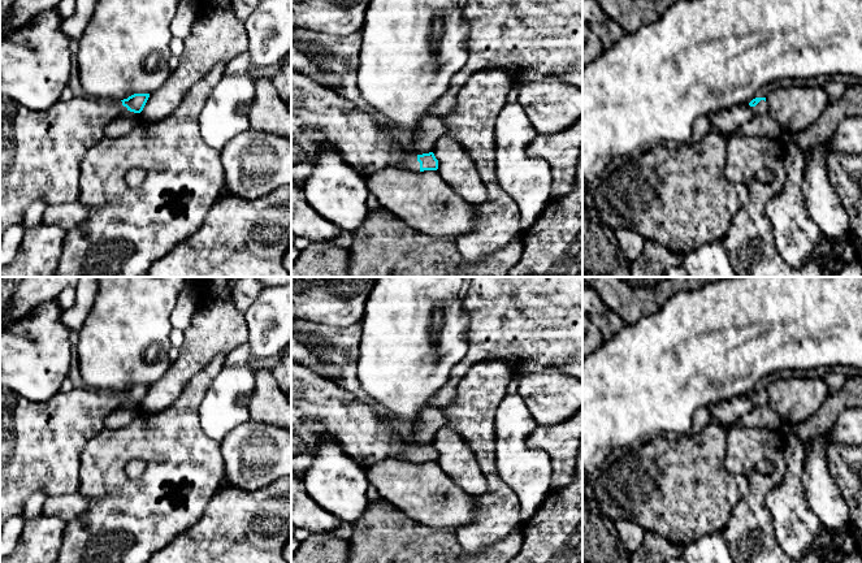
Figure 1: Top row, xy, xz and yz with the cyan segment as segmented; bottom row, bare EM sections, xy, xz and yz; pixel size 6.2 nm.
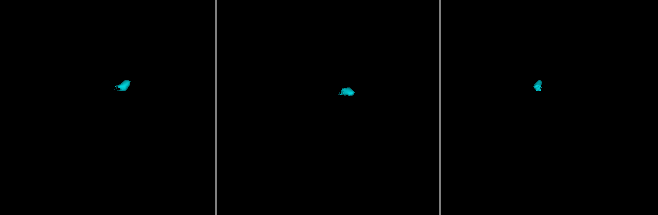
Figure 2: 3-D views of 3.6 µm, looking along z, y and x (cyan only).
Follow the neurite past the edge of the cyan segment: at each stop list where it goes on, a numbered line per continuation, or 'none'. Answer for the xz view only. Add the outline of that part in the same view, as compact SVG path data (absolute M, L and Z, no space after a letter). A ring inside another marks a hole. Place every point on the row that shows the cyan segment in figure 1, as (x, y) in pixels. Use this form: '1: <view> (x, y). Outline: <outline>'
1: xz (320, 116). Outline: M291 69L291 182L302 190L320 150L326 144L334 147L345 163L364 177L384 168L420 172L417 155L406 147L398 134L361 112L334 90Z

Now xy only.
1: xy (40, 151). Outline: M0 96L0 242L7 229L21 224L25 213L36 202L61 205L78 199L82 160L104 138L104 126L126 111L121 100L94 98L59 100L48 109L33 111Z

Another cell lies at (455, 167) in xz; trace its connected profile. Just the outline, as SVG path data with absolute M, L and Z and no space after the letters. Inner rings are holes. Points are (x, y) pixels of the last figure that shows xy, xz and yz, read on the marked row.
M447 134L442 135L433 151L438 160L439 176L469 204L478 205L488 199L488 189L465 150Z

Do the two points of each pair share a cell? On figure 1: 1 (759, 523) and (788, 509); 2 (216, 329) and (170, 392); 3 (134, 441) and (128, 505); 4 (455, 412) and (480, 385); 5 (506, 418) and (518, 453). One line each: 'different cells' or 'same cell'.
1: different cells
2: same cell
3: same cell
4: same cell
5: same cell

